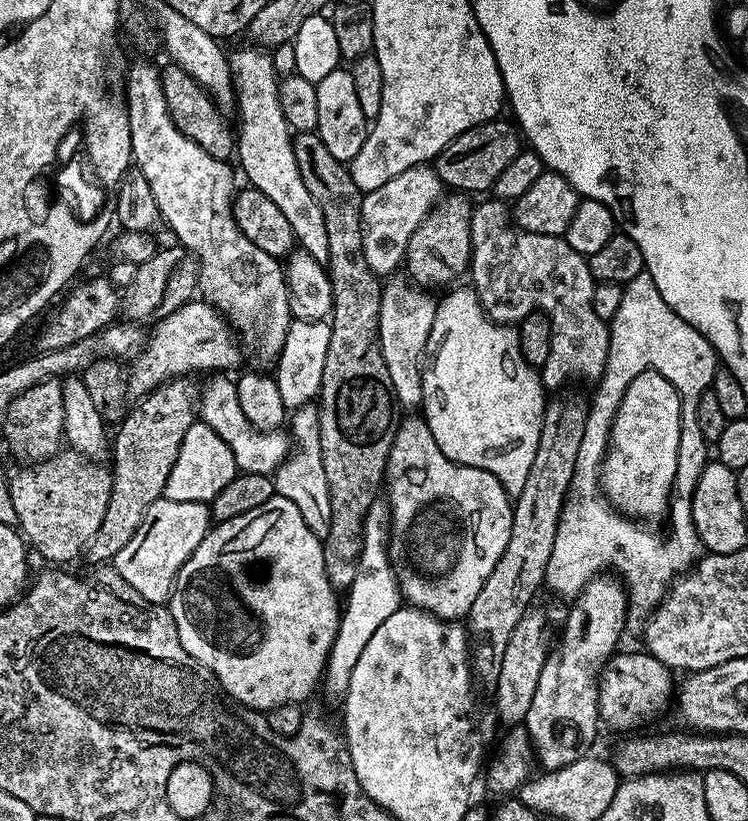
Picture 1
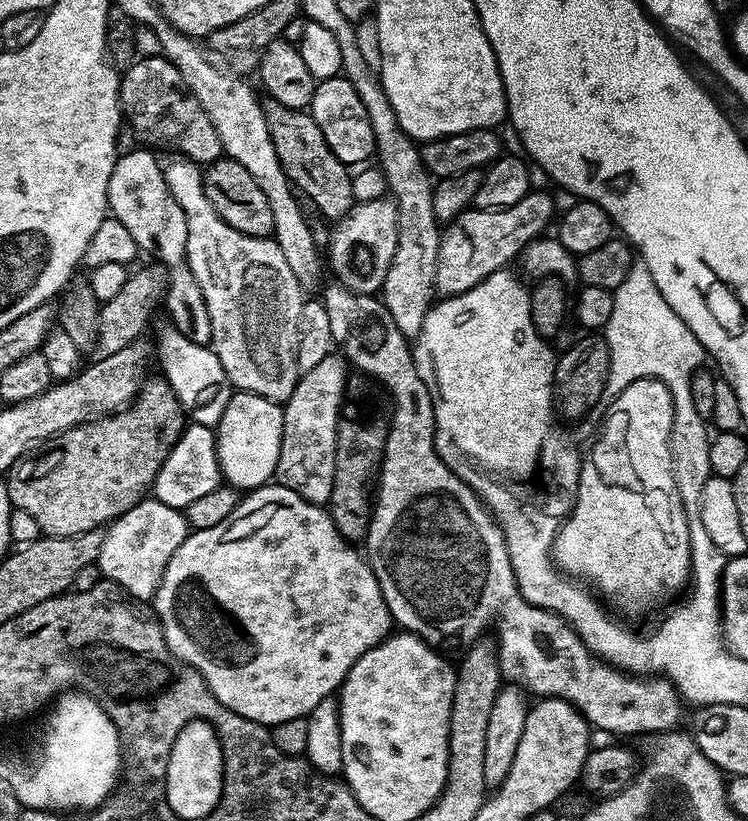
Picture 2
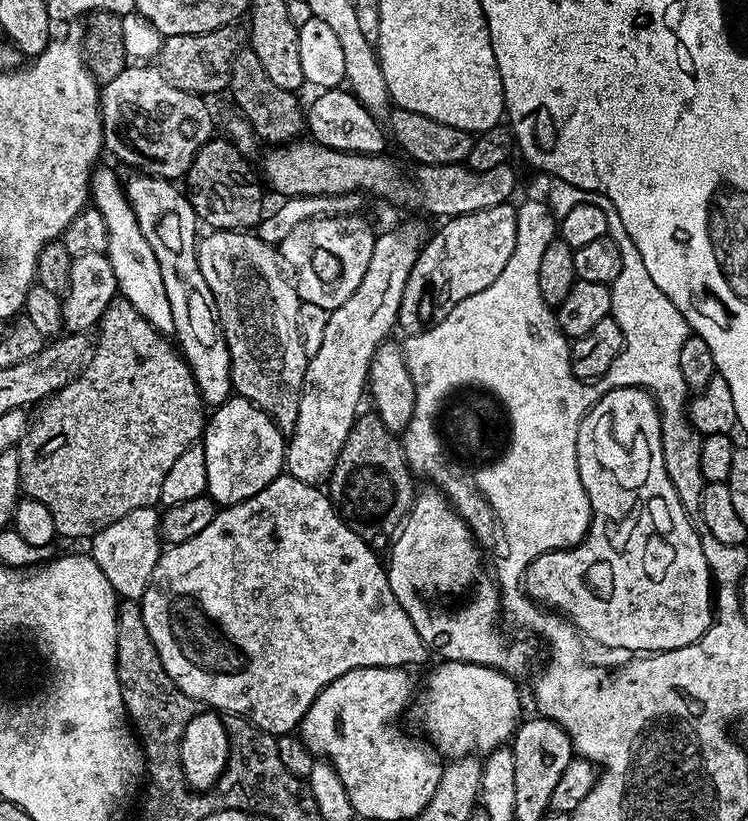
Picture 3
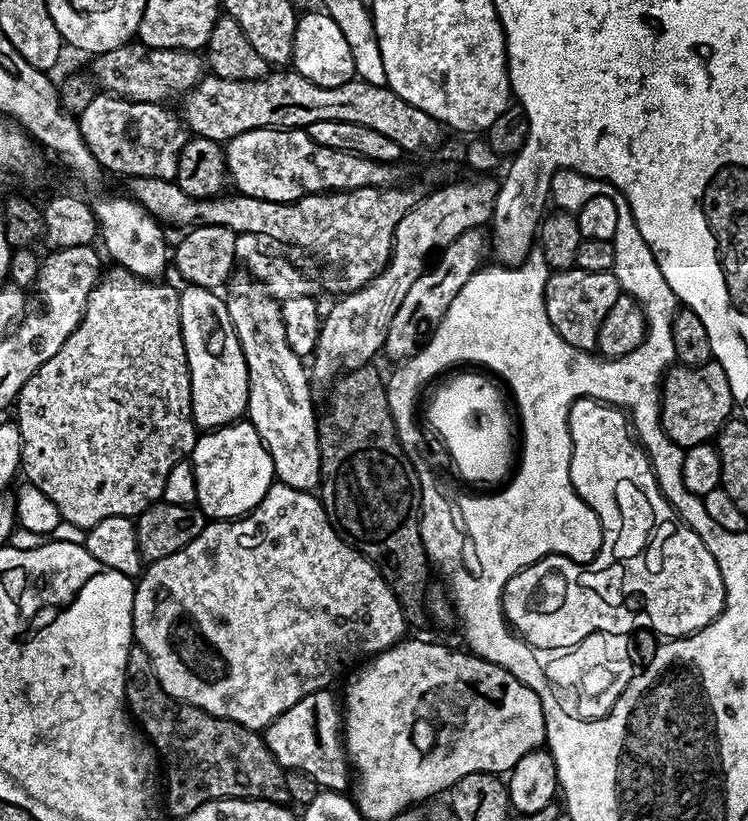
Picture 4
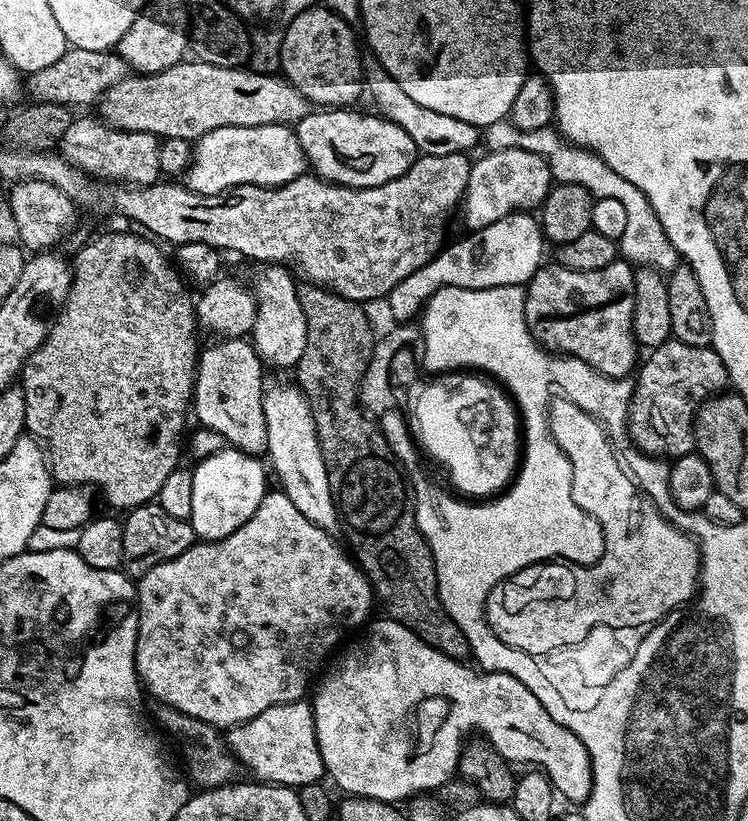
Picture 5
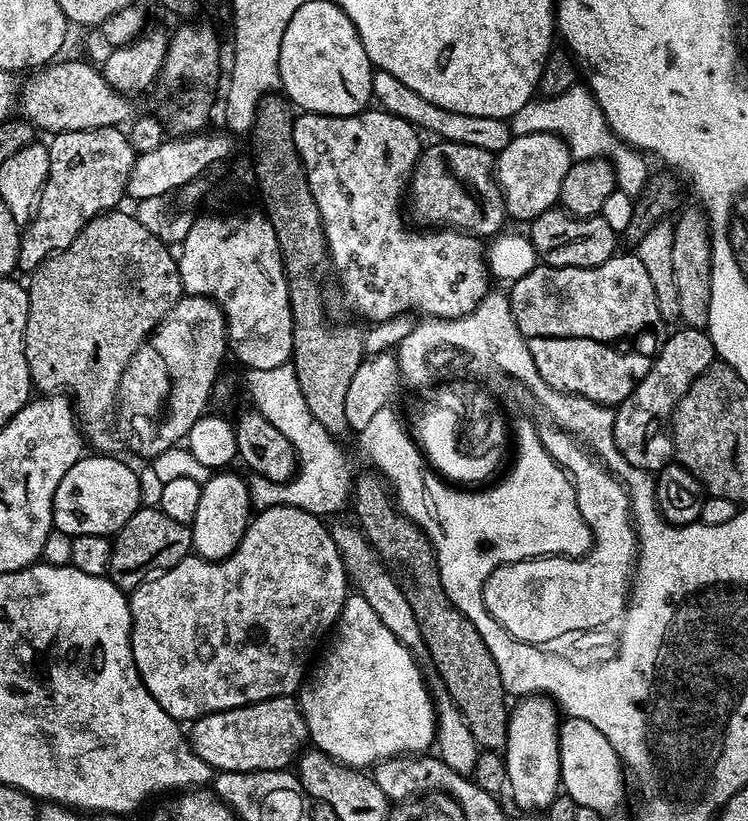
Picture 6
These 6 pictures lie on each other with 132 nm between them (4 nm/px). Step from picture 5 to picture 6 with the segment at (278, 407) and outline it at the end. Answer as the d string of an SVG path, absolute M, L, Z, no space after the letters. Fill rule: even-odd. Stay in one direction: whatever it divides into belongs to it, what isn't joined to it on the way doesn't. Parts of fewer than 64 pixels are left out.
M336 518L331 521L330 531L334 538L334 546L338 546L338 554L344 563L344 569L348 572L351 587L359 596L366 598L382 621L382 626L410 650L410 654L416 660L421 672L424 673L424 681L428 684L428 691L432 693L432 699L436 706L436 738L434 741L435 751L442 762L450 766L458 774L468 776L475 773L476 763L481 754L481 747L477 744L474 734L470 734L470 726L466 718L458 710L454 698L450 698L450 690L446 690L446 682L438 674L438 670L432 665L430 650L426 650L426 642L422 638L422 630L418 627L418 618L414 618L414 610L410 610L410 602L401 581L391 576L389 565L380 559L380 555L374 550L374 546L364 537L364 532L355 523ZM336 520L336 521L335 521ZM389 572L389 573L388 573ZM400 583L400 584L399 584ZM401 588L401 589L400 589Z

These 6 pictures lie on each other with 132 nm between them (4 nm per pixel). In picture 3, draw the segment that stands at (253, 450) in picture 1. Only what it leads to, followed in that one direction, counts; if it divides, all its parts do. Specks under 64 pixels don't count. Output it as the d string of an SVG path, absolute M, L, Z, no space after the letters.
M97 166L92 169L90 181L91 207L102 214L106 220L108 235L108 251L106 253L110 266L114 266L114 278L119 295L150 322L157 332L174 333L174 314L170 311L170 298L166 298L166 286L162 282L162 269L158 266L158 258L154 258L154 249L146 242L146 234L142 234L142 226L138 226L138 218L134 218L132 203L122 180L116 177L112 168Z

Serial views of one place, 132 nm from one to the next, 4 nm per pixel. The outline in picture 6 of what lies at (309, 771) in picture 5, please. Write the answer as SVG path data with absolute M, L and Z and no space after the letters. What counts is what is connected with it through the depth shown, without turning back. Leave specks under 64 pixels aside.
M275 696L269 700L263 700L257 704L247 704L241 708L231 708L230 710L218 710L211 712L205 716L199 716L198 719L191 721L190 724L190 739L192 741L192 748L198 754L198 758L202 758L202 762L206 762L216 772L279 772L289 767L288 763L295 761L300 753L305 751L306 745L309 743L308 727L304 721L304 715L300 709L297 697L290 696Z

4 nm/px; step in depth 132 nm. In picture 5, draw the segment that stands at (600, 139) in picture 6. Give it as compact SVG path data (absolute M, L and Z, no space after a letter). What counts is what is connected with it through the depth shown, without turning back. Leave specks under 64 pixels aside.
M506 118L489 123L482 130L482 142L485 149L491 152L522 149L536 153L546 161L555 183L581 185L591 193L593 199L615 198L618 202L622 202L622 206L626 206L626 231L618 241L619 255L633 266L657 270L671 270L676 267L678 257L674 246L666 238L666 230L662 230L662 222L658 222L642 190L638 190L636 186L627 182L626 178L610 170L610 166L602 162L602 158L596 152L568 143L551 125L539 130L522 131L515 128Z

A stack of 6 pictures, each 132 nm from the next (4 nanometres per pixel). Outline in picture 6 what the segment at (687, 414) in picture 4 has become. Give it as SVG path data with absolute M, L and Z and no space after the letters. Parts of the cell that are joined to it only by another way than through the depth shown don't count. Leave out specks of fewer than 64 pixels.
M687 326L677 329L660 345L650 370L640 379L636 389L615 409L614 442L622 458L626 458L630 466L653 474L661 472L674 460L670 435L673 410L692 383L717 359L716 348L705 329Z

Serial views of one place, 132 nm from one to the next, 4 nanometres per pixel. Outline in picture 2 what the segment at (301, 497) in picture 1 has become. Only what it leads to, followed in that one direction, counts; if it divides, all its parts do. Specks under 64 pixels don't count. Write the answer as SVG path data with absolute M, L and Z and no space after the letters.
M330 354L322 358L314 370L301 375L294 394L290 394L283 405L282 450L278 454L275 479L311 504L324 506L332 499L338 422L346 404L348 372L350 365L343 355Z

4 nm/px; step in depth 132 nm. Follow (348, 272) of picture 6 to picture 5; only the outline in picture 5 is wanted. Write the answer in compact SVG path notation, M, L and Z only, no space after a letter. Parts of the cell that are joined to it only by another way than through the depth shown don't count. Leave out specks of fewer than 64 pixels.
M332 106L327 110L313 110L294 126L298 142L308 159L308 168L321 180L330 184L344 184L347 188L382 186L410 170L418 158L412 138L390 120L379 114L367 116L351 112L348 106Z

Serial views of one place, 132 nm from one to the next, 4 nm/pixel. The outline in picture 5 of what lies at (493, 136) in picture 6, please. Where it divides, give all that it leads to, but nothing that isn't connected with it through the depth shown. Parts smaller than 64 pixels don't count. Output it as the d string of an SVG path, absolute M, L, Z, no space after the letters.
M368 58L362 64L362 84L376 106L375 111L385 120L401 126L406 134L413 139L419 153L426 156L469 153L470 149L478 146L482 140L481 129L473 121L453 118L445 112L429 110L426 106L415 102L406 94L404 88L398 85L387 70L380 64L379 59Z

